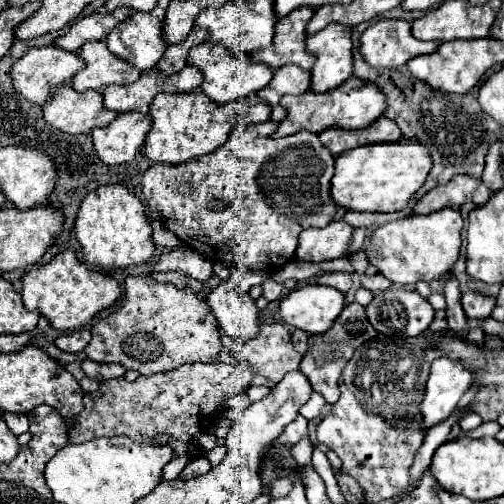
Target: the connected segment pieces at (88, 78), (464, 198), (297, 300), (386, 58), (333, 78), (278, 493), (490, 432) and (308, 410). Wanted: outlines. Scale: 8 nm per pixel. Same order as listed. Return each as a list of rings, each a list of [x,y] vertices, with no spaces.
[[[105,42],[85,44],[79,56],[85,60],[85,70],[77,72],[73,78],[73,88],[77,92],[103,90],[111,84],[129,84],[141,76],[135,66],[129,66],[125,60],[111,54]]]
[[[453,176],[449,184],[435,186],[429,194],[425,194],[415,204],[415,214],[429,214],[437,212],[441,208],[459,208],[467,202],[471,202],[471,196],[475,188],[479,186],[479,180],[473,176]]]
[[[307,284],[281,300],[281,318],[285,324],[307,334],[323,334],[335,324],[343,306],[345,296],[339,290]]]
[[[379,20],[361,36],[361,56],[375,68],[397,68],[411,58],[435,52],[439,42],[421,42],[411,34],[407,20]]]
[[[329,24],[329,28],[307,38],[307,50],[317,58],[311,68],[313,92],[339,88],[353,74],[351,28],[345,28],[343,24]]]
[[[285,478],[273,480],[273,484],[269,486],[269,492],[271,492],[273,498],[281,498],[281,496],[285,496],[291,490],[291,486],[293,486],[291,480],[285,480]]]
[[[488,421],[483,422],[479,427],[475,428],[474,430],[471,430],[470,432],[463,433],[462,435],[478,439],[483,437],[495,437],[495,434],[501,430],[501,426],[499,426],[499,422],[496,421]]]
[[[313,392],[313,396],[301,406],[301,410],[299,410],[299,414],[301,416],[305,416],[307,420],[313,420],[313,418],[317,418],[319,414],[321,414],[321,410],[323,410],[323,406],[325,406],[327,402],[325,402],[325,398],[321,396],[321,394],[317,394],[317,392]]]

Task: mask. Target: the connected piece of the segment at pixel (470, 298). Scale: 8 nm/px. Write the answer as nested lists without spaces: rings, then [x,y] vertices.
[[[465,292],[461,302],[463,302],[465,314],[469,318],[479,318],[479,320],[491,316],[491,312],[495,308],[495,298],[493,296],[485,296],[481,292]]]

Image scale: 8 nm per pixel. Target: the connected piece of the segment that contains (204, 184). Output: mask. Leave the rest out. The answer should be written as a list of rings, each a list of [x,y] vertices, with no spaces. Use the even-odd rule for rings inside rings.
[[[271,120],[265,122],[265,124],[235,124],[235,126],[231,128],[231,132],[229,132],[227,142],[225,142],[223,146],[219,146],[215,152],[211,152],[211,154],[205,154],[205,156],[201,156],[201,158],[195,158],[195,160],[191,160],[191,162],[183,162],[183,164],[177,164],[177,166],[171,166],[171,164],[153,164],[153,166],[145,172],[145,176],[143,176],[143,194],[145,194],[147,202],[149,202],[149,206],[151,206],[153,210],[157,210],[157,212],[163,216],[165,226],[167,226],[185,246],[189,246],[191,250],[199,252],[201,256],[205,256],[205,258],[211,260],[211,262],[221,262],[221,264],[225,264],[225,266],[235,266],[235,264],[239,264],[239,266],[243,266],[243,268],[247,268],[247,270],[253,270],[253,272],[259,272],[259,270],[267,272],[267,270],[269,270],[269,274],[273,274],[275,270],[283,268],[283,266],[295,256],[297,242],[299,242],[299,234],[301,234],[303,230],[307,230],[307,228],[313,228],[313,226],[315,226],[315,228],[327,226],[327,224],[335,218],[335,214],[337,214],[337,206],[333,206],[333,198],[331,198],[331,178],[333,178],[333,170],[335,170],[335,168],[333,168],[335,158],[333,158],[333,154],[321,144],[319,136],[313,134],[313,132],[297,132],[297,134],[287,136],[287,138],[271,138],[275,130],[277,130],[277,122],[271,122]],[[217,198],[227,202],[227,208],[221,210],[221,212],[213,212],[213,210],[209,210],[209,206],[207,206],[211,200],[217,200]]]

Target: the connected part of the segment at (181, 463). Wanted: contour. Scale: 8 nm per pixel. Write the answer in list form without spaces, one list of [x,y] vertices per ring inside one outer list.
[[[175,458],[171,460],[165,468],[163,468],[163,478],[165,480],[173,480],[179,476],[179,472],[189,464],[189,458]]]

